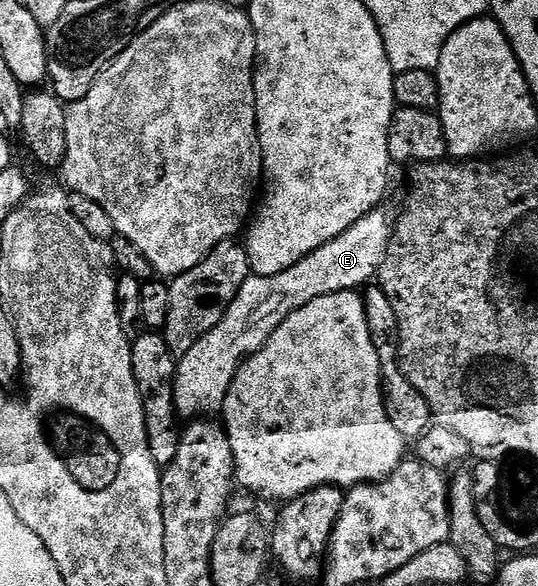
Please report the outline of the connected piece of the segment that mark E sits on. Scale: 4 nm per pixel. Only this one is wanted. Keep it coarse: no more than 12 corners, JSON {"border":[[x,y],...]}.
{"border":[[377,208],[278,276],[249,276],[178,359],[177,415],[223,411],[238,368],[290,312],[379,275]]}

